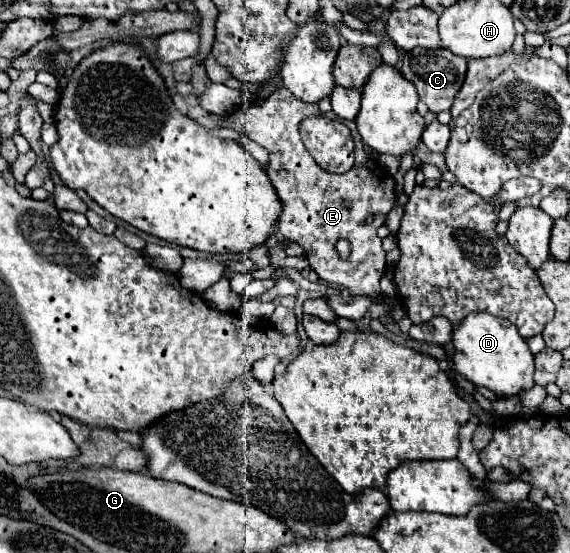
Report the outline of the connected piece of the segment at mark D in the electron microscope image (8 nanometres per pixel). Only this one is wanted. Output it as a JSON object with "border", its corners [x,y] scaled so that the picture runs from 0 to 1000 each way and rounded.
{"border":[[[847,564],[819,568],[819,575],[795,593],[795,633],[798,673],[833,698],[858,702],[872,716],[907,716],[911,705],[935,698],[935,640],[904,590],[886,575],[868,575]]]}

